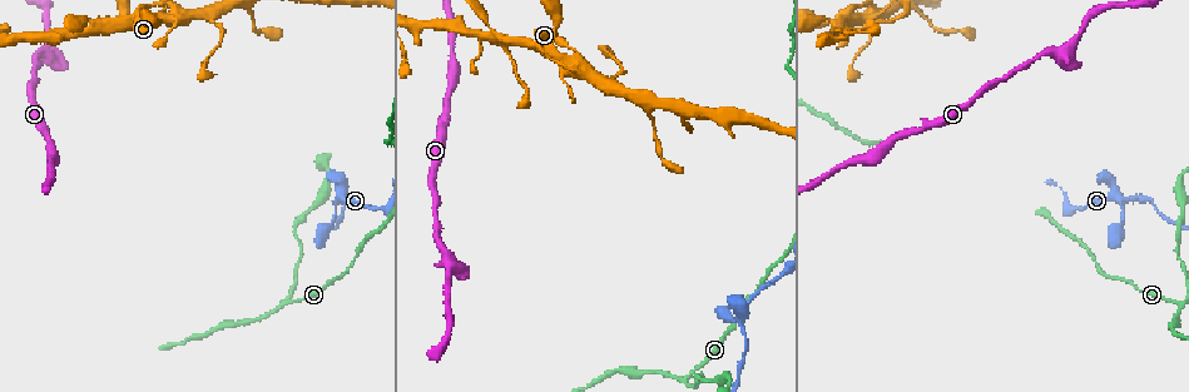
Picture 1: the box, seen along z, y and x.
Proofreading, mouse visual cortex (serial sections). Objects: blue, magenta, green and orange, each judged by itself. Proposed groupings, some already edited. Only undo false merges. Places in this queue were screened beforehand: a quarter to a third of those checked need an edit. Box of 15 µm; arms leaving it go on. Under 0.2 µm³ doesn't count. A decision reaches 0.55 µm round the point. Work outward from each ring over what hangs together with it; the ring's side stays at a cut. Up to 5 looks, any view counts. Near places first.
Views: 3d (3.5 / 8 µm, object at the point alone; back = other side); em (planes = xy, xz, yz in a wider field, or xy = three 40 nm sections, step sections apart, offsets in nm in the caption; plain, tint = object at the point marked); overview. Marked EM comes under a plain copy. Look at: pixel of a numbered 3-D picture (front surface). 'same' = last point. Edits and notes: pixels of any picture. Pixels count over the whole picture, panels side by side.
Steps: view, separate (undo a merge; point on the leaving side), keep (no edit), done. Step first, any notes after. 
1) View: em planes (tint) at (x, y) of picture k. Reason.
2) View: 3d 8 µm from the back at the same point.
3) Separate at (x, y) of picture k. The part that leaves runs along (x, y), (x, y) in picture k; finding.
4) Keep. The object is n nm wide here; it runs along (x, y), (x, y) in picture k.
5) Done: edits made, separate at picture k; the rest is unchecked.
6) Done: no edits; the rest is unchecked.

View: 3d 3.5 µm at (512, 42) of picture 1. Branch point.

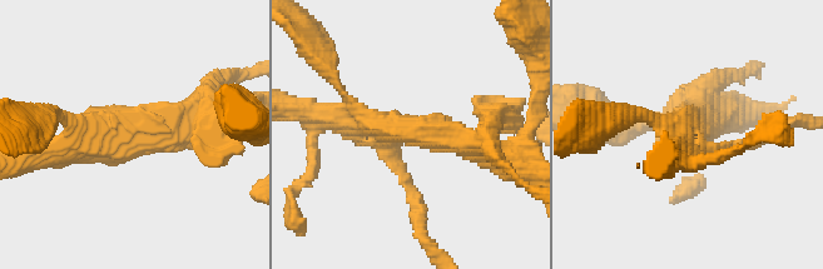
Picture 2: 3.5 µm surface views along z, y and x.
View: em xy step 3 (tint) at (409, 133) of picture 2. Need the tissue.

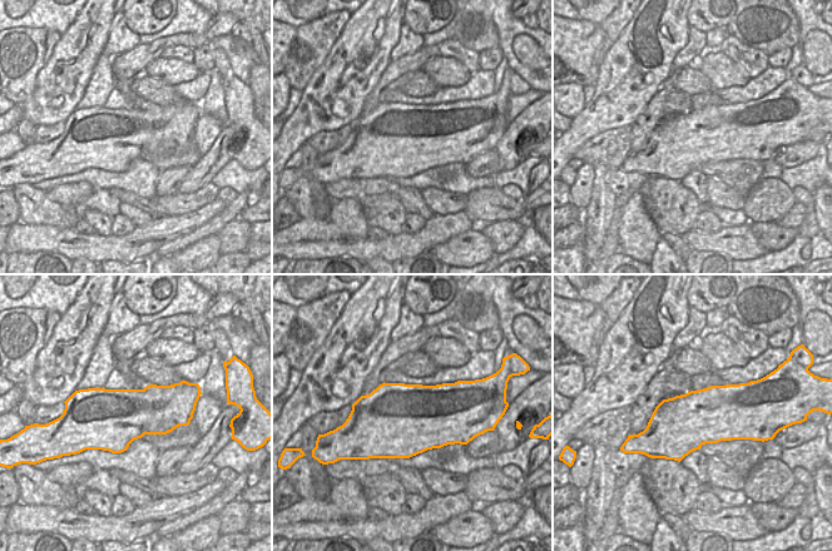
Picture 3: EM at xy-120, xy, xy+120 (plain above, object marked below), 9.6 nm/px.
Keep. It runs along (203, 96), (169, 128), (54, 150) in picture 2; continuous, no second cell.

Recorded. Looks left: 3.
View: 3d 3.5 µm at (1122, 210) of picture 1. Narrows sharply.

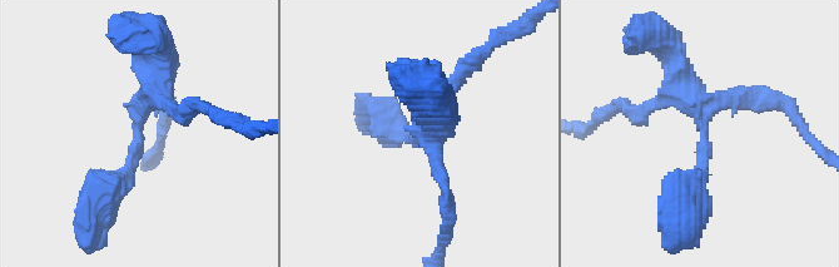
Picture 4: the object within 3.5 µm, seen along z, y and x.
View: em xy step 5 (tint) at (138, 134) of picture 4.

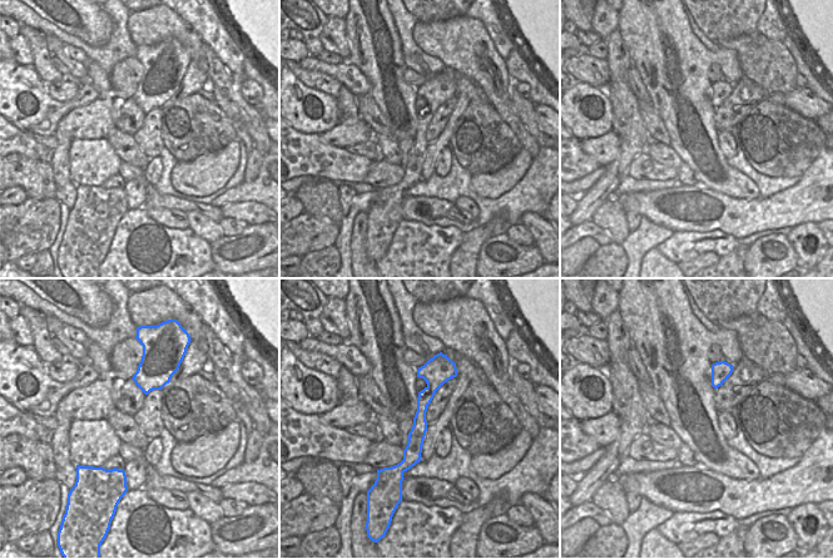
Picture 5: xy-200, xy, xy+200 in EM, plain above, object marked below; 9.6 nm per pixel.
Keep. The object is 150 nm wide here; it runs along (665, 100), (691, 93), (704, 132), (685, 204) in picture 4; continuous, no second cell.

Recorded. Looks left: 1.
Done: no edits; the rest is unchecked.

